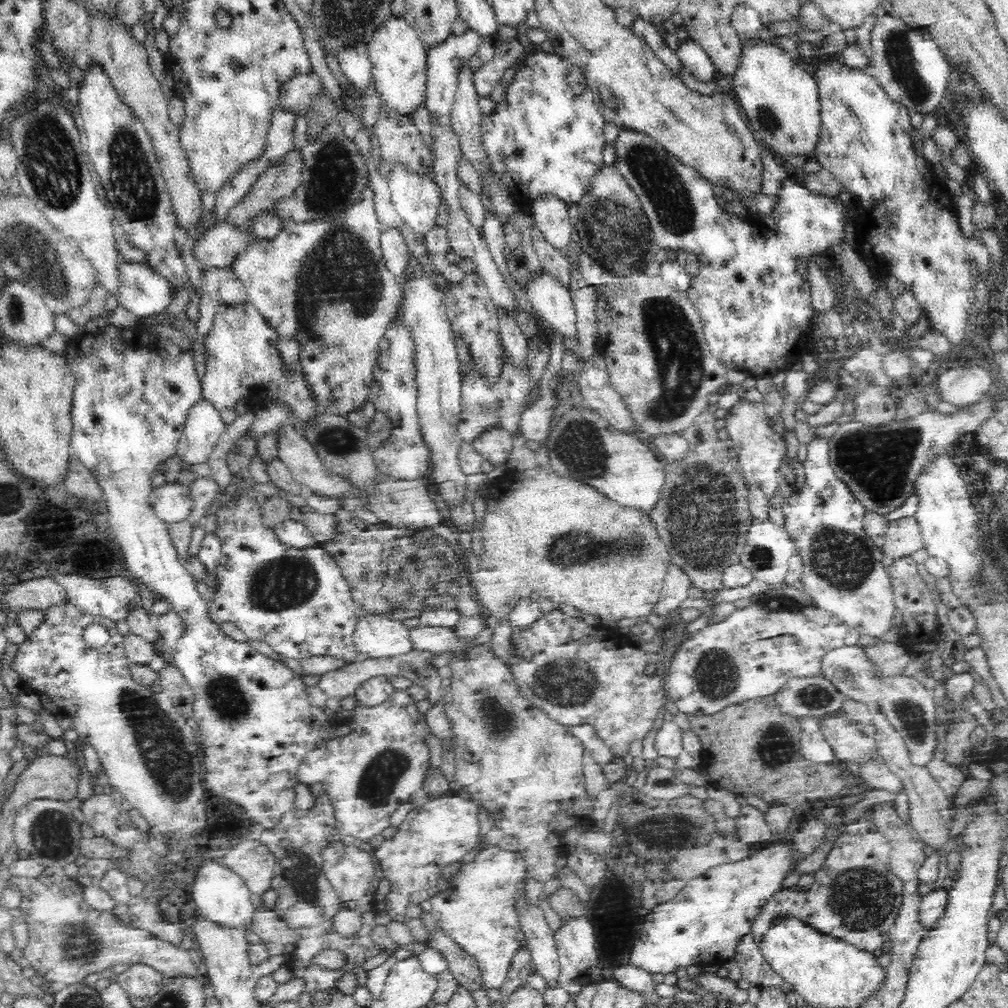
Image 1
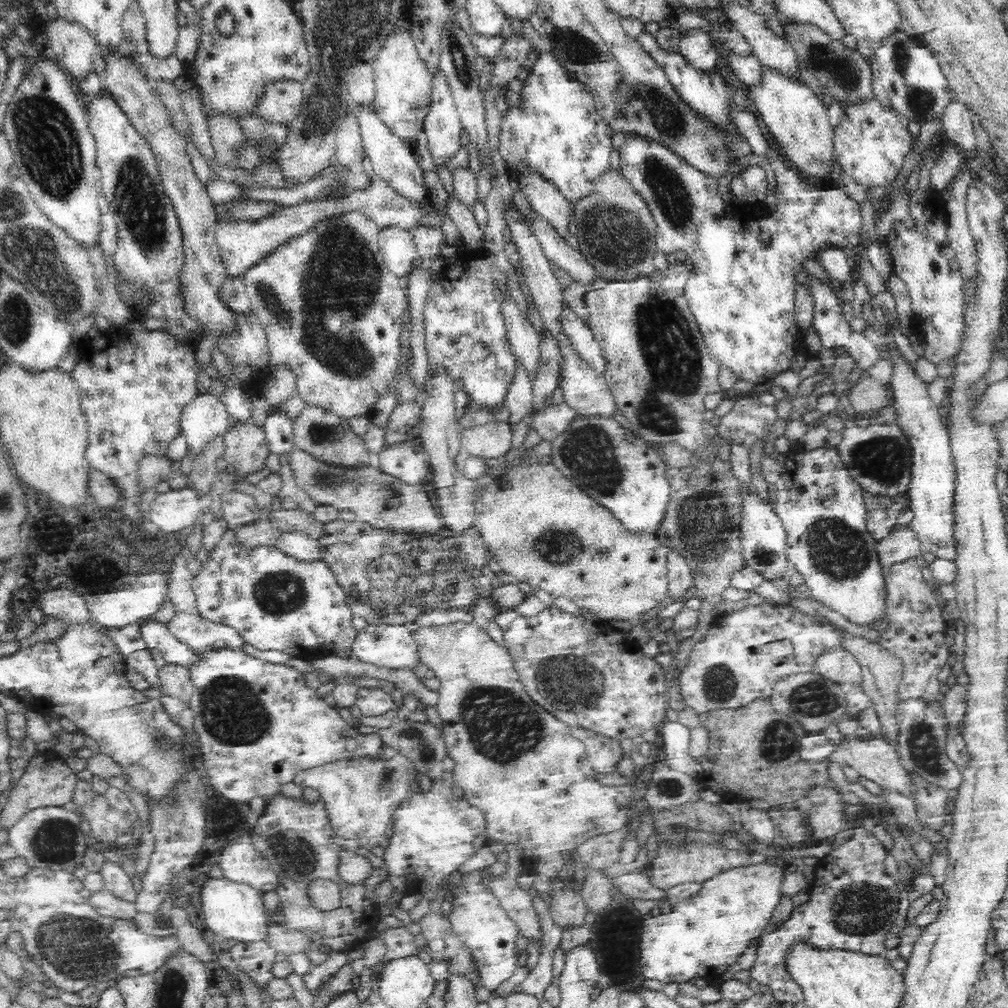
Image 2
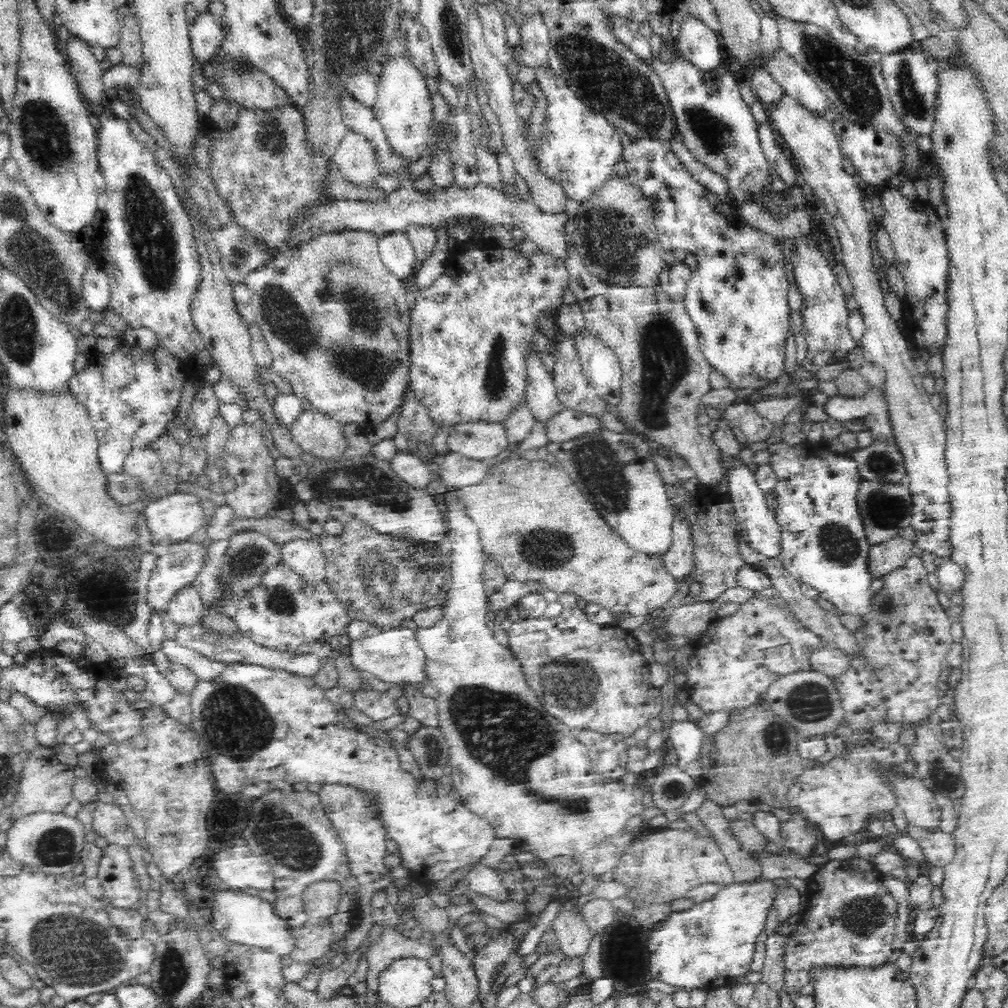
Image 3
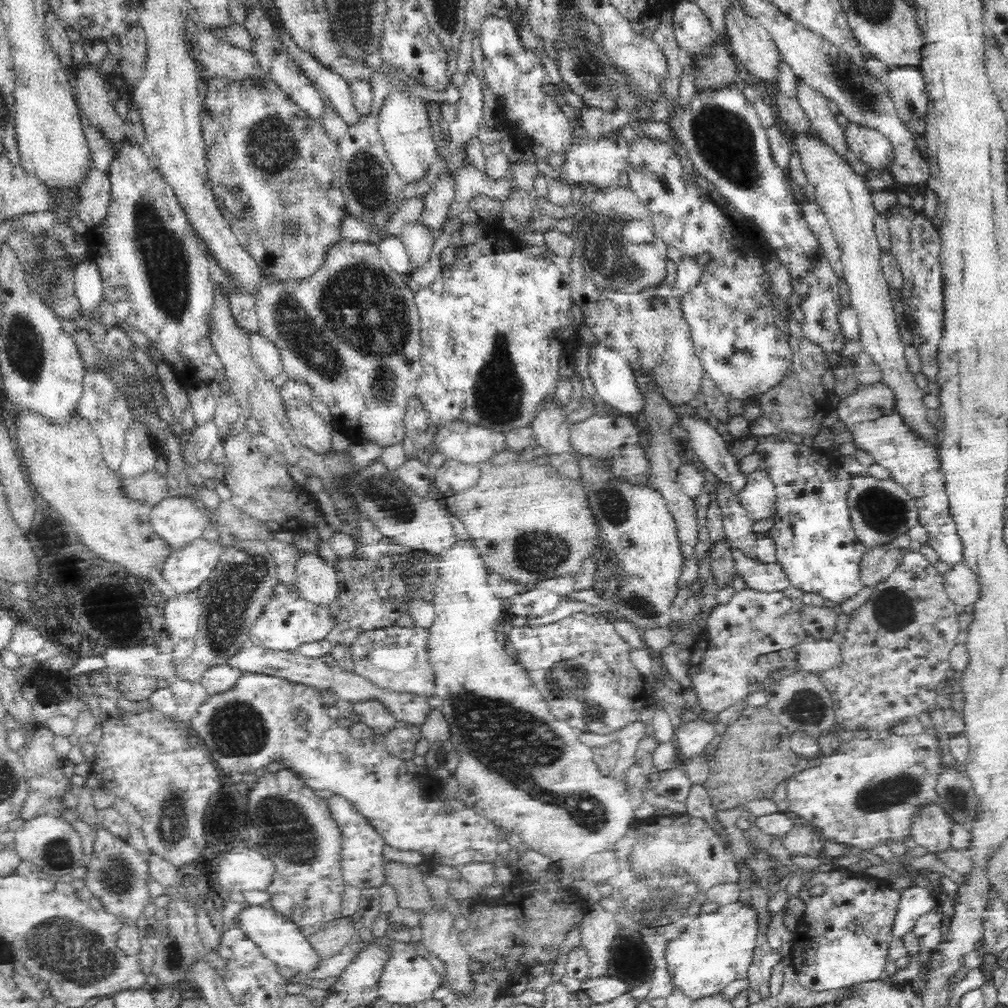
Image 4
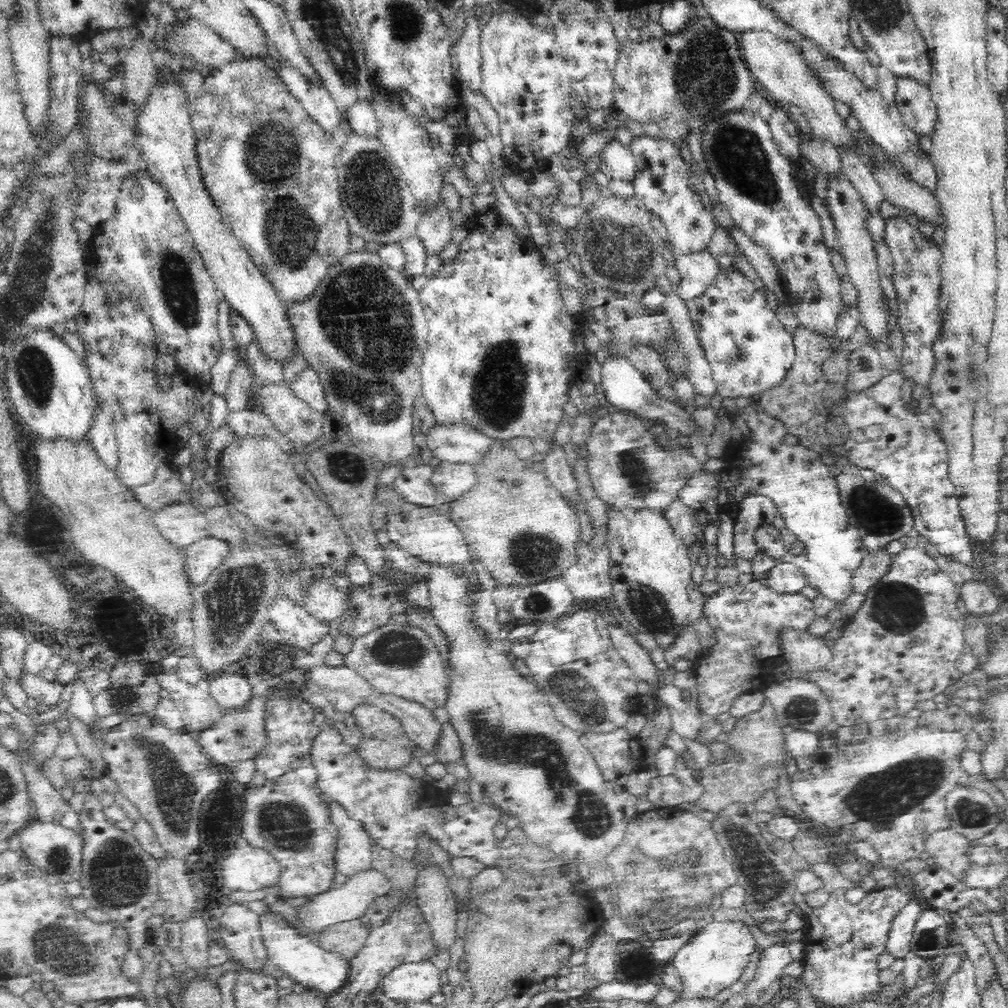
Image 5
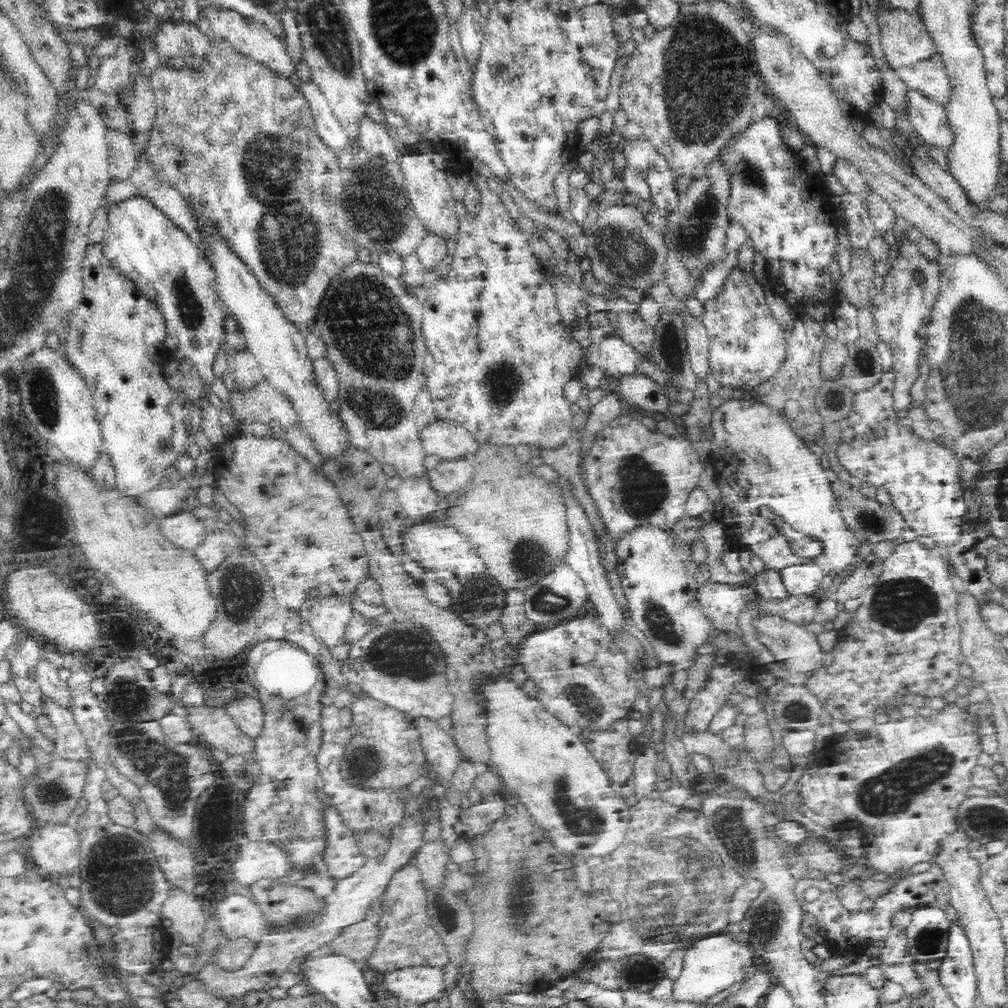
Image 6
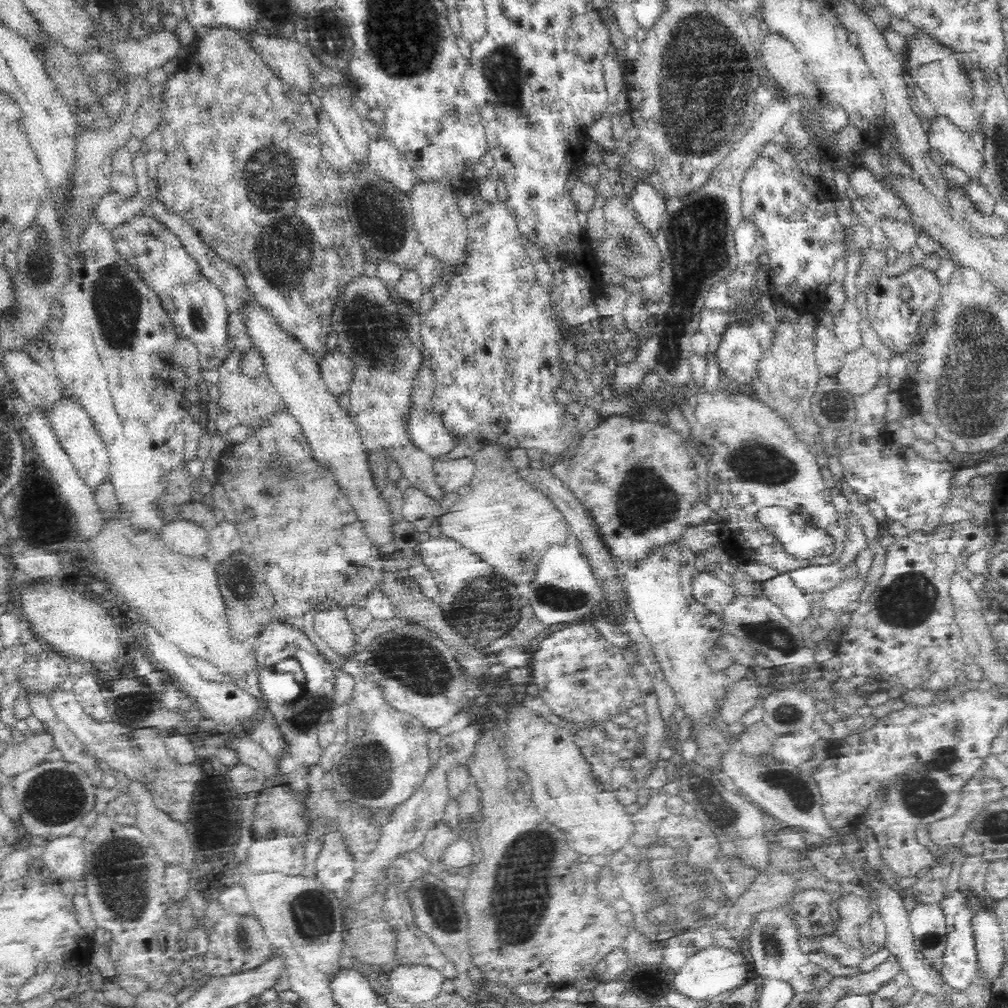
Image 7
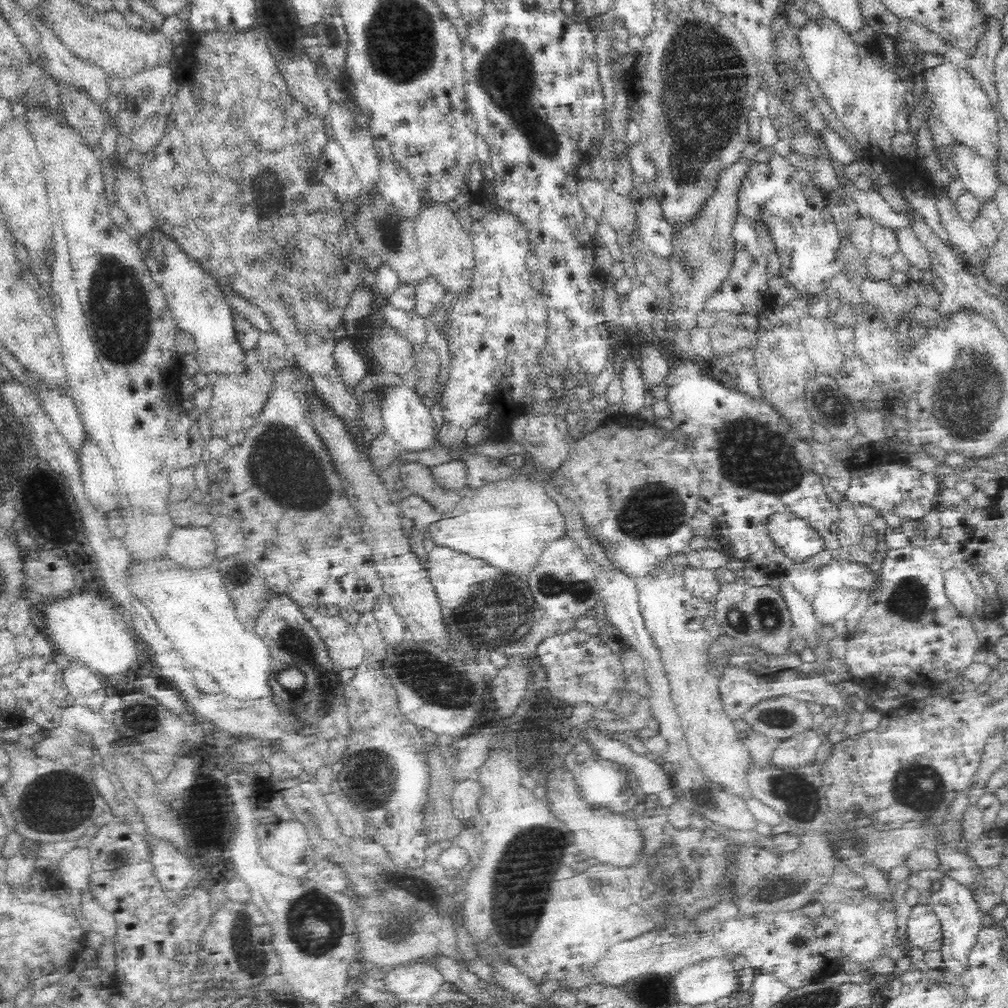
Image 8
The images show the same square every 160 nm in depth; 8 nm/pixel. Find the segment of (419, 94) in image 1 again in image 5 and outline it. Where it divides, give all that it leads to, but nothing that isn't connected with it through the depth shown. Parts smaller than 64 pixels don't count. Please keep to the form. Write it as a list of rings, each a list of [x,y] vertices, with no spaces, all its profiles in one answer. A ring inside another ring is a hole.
[[[399,100],[376,104],[372,102],[379,121],[380,142],[387,152],[392,155],[394,166],[402,172],[402,178],[408,182],[412,196],[420,204],[423,213],[434,210],[441,204],[440,188],[445,180],[438,171],[438,162],[434,158],[429,134],[423,126],[403,107]]]

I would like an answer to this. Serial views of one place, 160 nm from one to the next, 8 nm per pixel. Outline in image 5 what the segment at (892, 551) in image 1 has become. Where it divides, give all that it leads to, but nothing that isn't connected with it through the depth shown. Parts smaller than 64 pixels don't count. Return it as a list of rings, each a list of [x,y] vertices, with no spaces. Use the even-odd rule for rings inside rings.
[[[884,549],[867,553],[852,576],[852,593],[868,593],[888,573],[892,560],[893,556]]]

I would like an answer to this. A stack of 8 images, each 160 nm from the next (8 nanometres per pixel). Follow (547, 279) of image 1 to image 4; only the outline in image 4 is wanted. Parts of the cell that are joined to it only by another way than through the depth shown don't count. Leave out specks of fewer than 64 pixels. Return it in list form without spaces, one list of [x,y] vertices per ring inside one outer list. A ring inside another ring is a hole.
[[[604,344],[590,346],[588,356],[588,374],[597,392],[596,397],[604,404],[610,404],[615,412],[636,415],[643,412],[646,406],[646,397],[636,381],[635,370],[631,362],[623,354],[606,347]]]

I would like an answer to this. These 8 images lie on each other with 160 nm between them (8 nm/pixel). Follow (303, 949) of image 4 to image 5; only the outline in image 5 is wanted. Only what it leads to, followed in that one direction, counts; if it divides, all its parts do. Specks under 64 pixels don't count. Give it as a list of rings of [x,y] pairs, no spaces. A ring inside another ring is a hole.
[[[278,913],[262,914],[260,921],[262,921],[268,963],[279,966],[284,974],[293,978],[295,983],[300,983],[308,990],[319,993],[323,997],[338,994],[348,984],[351,966],[349,960],[336,952],[326,952],[308,938],[302,938],[287,925],[286,919]]]

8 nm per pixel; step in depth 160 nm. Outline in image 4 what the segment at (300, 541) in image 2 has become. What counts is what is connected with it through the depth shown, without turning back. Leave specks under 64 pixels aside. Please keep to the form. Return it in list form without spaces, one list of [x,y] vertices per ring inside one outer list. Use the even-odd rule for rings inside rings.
[[[314,553],[303,555],[296,564],[298,593],[314,607],[330,608],[339,594],[336,568]]]

